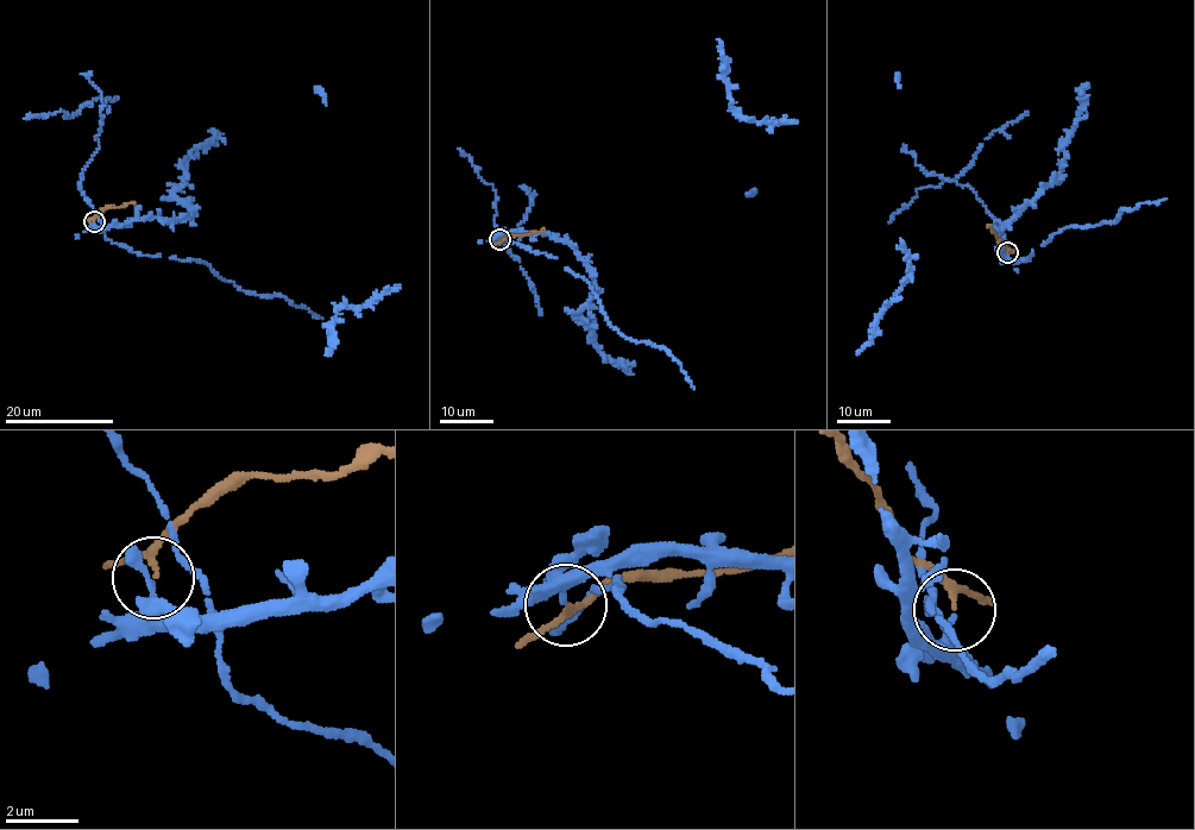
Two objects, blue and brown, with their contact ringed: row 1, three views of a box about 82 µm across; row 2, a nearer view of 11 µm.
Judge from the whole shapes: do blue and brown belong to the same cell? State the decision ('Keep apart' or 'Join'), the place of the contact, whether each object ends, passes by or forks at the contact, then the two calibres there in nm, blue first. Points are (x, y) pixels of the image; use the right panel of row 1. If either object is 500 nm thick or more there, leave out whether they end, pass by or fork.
Keep apart. Place: (1007, 252). At the ring blue passes by. At the ring brown passes by. Thickness 160 nm (blue) against 130 nm

